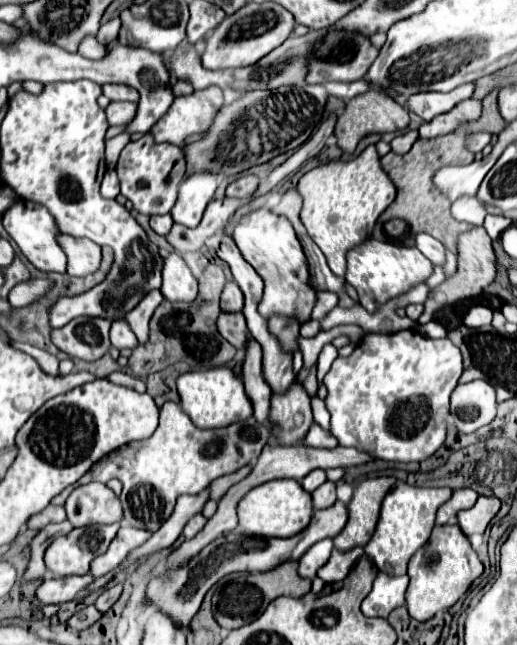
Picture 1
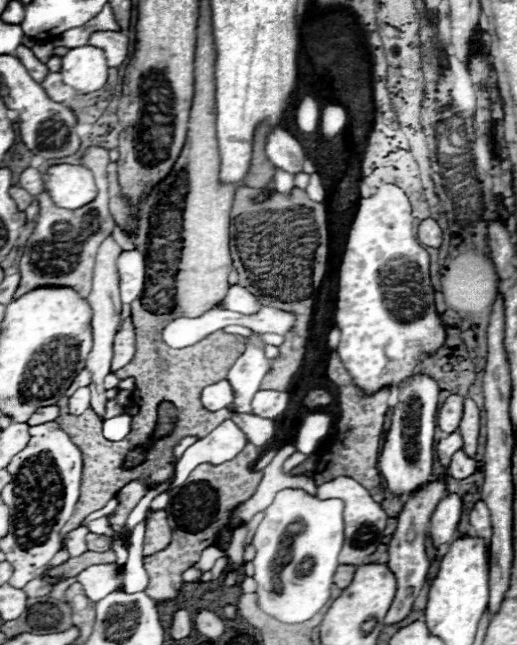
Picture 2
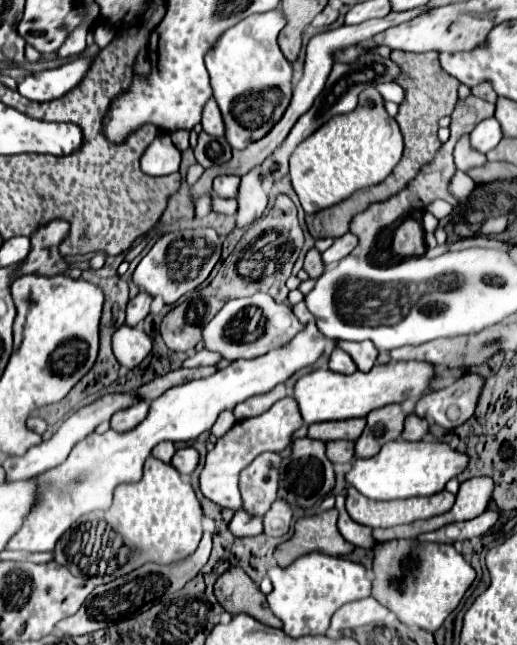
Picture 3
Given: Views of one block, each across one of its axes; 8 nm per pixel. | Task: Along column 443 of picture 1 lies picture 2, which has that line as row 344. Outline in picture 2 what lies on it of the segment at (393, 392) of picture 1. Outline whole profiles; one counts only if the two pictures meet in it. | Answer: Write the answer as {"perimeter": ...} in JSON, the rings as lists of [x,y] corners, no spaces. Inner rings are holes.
{"perimeter":[[[384,184],[370,198],[358,200],[358,210],[352,220],[342,262],[338,268],[338,300],[336,324],[340,326],[338,356],[350,372],[354,384],[364,394],[374,394],[380,388],[398,388],[410,378],[416,366],[446,342],[446,326],[436,312],[434,288],[430,282],[430,256],[418,242],[412,228],[412,206],[406,192],[394,184]]]}

